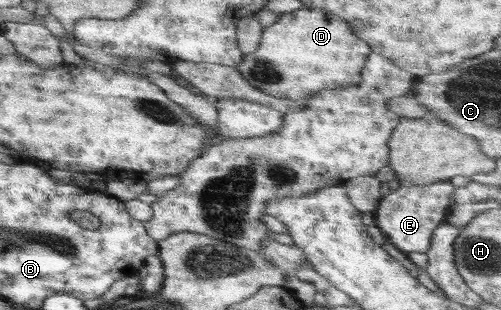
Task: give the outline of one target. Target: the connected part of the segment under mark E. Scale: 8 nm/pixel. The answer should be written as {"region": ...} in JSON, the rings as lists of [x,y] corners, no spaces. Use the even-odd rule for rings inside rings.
{"region":[[[449,180],[425,185],[414,182],[403,183],[397,190],[382,196],[373,215],[374,224],[397,249],[407,254],[425,253],[429,249],[433,231],[446,219],[451,207],[453,190],[455,187]]]}

